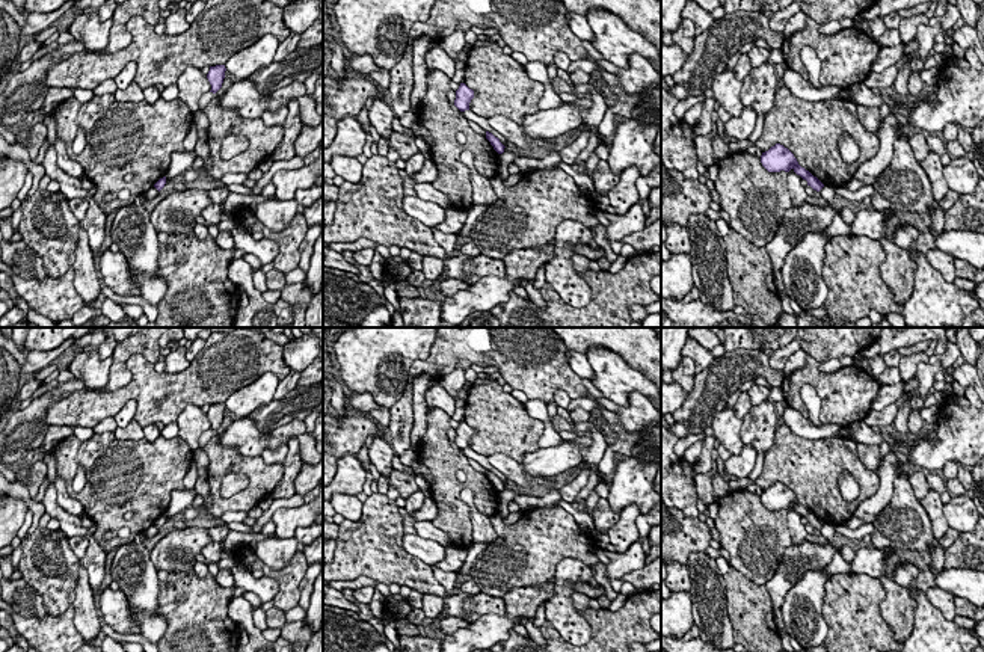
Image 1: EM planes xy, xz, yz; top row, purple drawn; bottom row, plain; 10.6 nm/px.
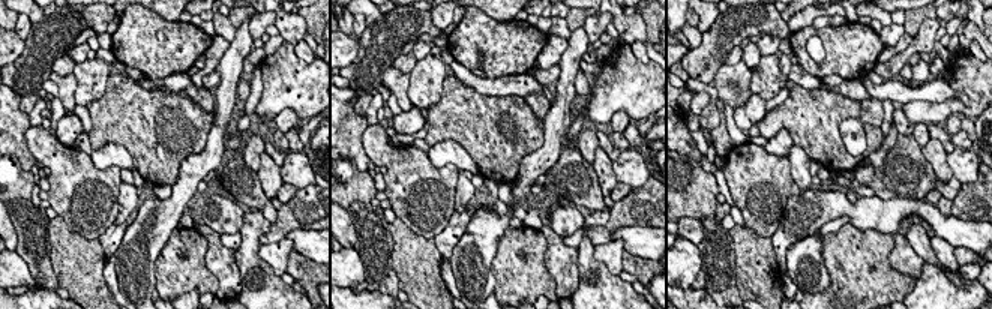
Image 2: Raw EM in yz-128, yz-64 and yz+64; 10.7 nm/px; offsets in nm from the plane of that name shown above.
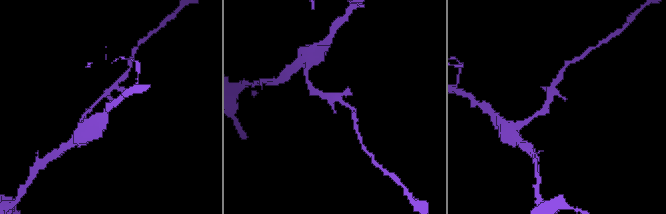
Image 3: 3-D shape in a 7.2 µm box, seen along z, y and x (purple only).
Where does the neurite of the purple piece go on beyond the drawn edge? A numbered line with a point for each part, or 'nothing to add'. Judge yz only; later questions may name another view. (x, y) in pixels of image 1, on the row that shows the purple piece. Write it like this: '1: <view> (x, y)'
nothing to add

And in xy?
nothing to add

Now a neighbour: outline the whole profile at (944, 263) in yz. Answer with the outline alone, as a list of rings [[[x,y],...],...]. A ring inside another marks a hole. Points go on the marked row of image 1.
[[[937,248],[930,249],[927,254],[927,263],[937,270],[946,282],[954,282],[957,278],[954,267],[954,257]]]

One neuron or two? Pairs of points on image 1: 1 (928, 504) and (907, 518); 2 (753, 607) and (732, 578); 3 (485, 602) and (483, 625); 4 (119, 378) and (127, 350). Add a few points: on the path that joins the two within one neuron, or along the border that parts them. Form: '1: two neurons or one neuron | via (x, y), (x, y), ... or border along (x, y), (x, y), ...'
1: two neurons | border along (919, 501), (934, 538)
2: one neuron | via (746, 599), (737, 586)
3: two neurons | border along (503, 615), (483, 613), (470, 624)
4: one neuron | via (119, 372), (121, 356)

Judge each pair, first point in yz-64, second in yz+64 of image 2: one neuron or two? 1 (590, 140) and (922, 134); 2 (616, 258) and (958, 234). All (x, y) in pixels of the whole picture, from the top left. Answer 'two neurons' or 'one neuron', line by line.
1: one neuron
2: two neurons

